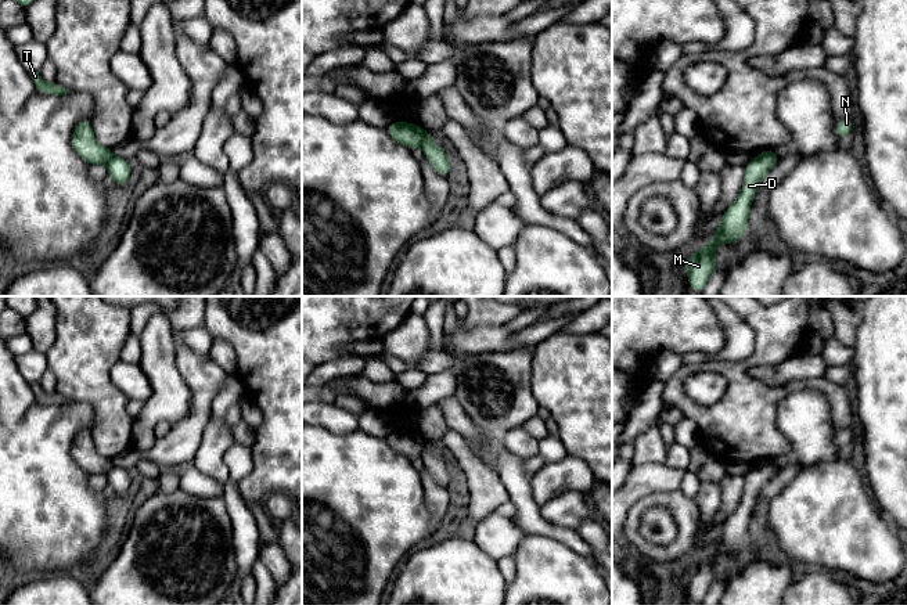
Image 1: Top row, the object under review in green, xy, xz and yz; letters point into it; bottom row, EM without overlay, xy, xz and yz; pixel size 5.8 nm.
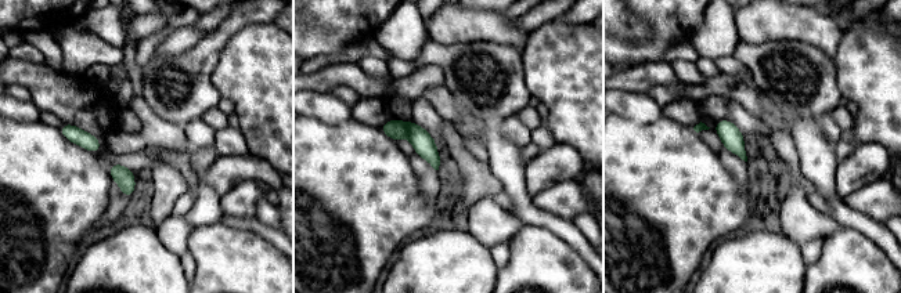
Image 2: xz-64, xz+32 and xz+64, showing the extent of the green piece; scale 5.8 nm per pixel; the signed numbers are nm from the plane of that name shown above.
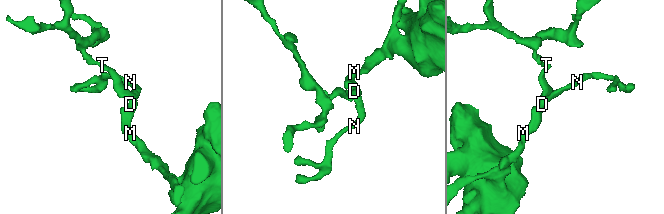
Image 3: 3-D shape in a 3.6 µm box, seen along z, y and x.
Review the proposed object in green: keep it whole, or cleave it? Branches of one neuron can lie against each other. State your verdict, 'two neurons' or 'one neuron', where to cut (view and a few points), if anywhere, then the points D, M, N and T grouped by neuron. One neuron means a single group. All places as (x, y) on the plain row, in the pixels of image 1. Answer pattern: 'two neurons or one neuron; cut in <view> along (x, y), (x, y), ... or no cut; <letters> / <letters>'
two neurons; cut in xz along (418, 439), (421, 456); D M N / T

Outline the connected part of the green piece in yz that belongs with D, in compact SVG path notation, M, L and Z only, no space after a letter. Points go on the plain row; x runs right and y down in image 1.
M775 462L756 465L746 476L744 496L737 509L723 523L717 541L709 554L701 557L683 573L690 598L702 602L710 584L716 580L715 559L721 554L735 554L748 541L748 529L756 501L763 487L778 473Z

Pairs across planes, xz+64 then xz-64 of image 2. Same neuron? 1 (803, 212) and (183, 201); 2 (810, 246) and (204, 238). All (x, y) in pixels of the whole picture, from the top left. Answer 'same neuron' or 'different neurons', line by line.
1: different neurons
2: different neurons

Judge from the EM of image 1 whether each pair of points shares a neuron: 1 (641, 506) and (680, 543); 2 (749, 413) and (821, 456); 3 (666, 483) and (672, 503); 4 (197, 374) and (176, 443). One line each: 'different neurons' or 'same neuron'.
1: same neuron
2: different neurons
3: different neurons
4: same neuron

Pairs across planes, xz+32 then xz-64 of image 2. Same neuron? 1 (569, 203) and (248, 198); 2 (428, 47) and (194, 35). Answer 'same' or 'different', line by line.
1: same
2: different

